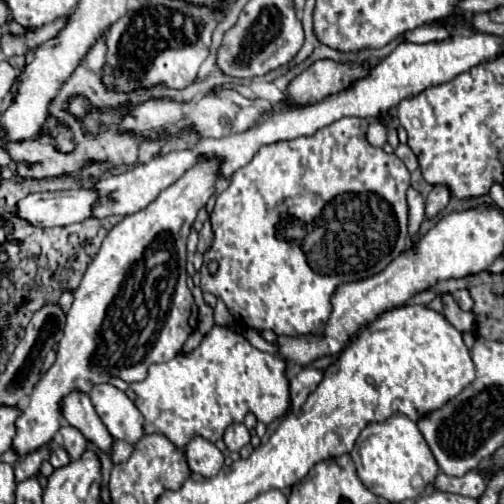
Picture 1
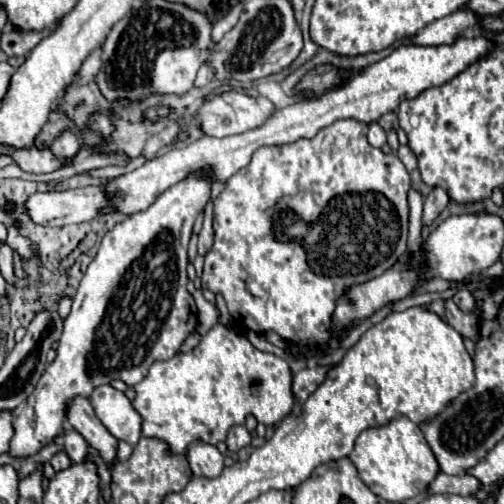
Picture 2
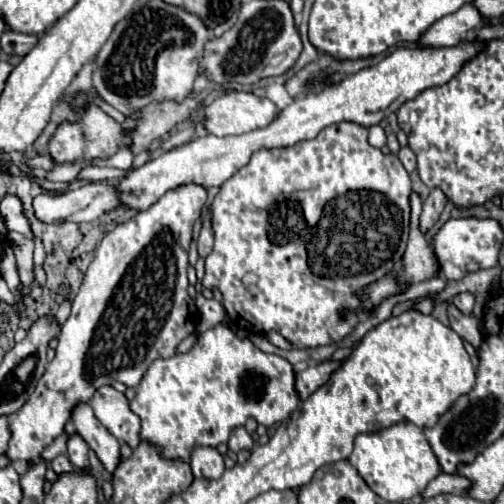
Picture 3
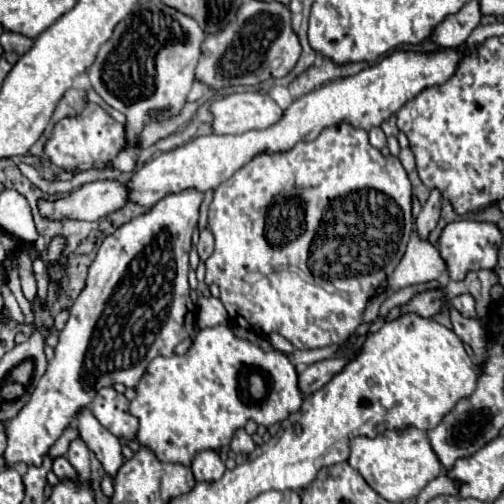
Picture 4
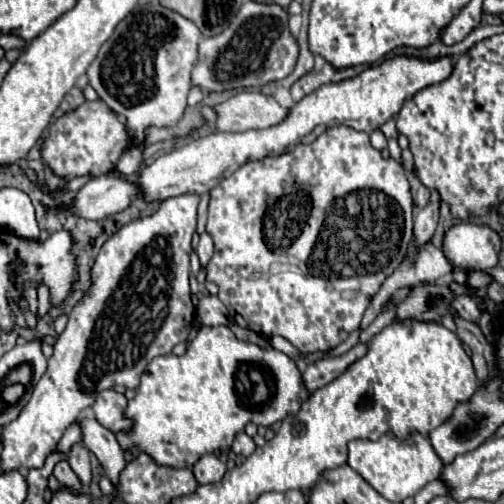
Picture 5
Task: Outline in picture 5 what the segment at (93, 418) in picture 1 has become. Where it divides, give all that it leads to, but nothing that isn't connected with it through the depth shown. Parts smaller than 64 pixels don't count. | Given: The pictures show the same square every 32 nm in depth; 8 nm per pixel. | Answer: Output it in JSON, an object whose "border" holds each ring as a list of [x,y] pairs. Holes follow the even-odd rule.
{"border":[[[80,420],[80,426],[82,426],[82,434],[84,434],[84,446],[88,446],[96,458],[100,460],[102,468],[104,468],[104,474],[110,478],[112,486],[114,486],[114,492],[112,492],[112,498],[116,498],[116,492],[118,492],[118,480],[120,480],[120,472],[124,470],[124,452],[122,448],[118,446],[116,442],[116,436],[114,432],[110,432],[108,428],[104,428],[102,424],[98,424],[96,420]]]}

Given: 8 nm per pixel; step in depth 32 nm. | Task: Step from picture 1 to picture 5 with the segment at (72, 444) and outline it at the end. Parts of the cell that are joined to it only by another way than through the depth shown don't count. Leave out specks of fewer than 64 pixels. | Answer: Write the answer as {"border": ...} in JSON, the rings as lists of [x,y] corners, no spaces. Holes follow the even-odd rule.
{"border":[[[74,444],[72,450],[68,452],[68,464],[70,468],[76,472],[78,480],[82,482],[84,488],[90,486],[92,480],[92,472],[90,472],[90,458],[88,458],[88,448],[84,444]]]}

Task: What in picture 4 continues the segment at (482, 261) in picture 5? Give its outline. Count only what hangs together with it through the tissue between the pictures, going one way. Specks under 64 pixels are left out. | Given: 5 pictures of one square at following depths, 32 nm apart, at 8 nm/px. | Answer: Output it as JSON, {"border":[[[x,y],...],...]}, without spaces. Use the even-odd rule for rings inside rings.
{"border":[[[460,220],[460,222],[448,224],[442,230],[442,236],[440,236],[440,242],[438,242],[438,250],[440,250],[442,258],[446,260],[450,278],[460,282],[464,280],[470,270],[484,270],[484,268],[492,270],[492,268],[496,268],[500,244],[502,244],[502,234],[494,224]]]}

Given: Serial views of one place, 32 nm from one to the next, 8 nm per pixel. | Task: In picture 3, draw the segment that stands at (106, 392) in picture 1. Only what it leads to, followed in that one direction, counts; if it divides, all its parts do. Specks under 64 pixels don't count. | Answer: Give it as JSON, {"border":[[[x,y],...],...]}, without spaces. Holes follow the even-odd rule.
{"border":[[[102,386],[90,400],[90,408],[102,426],[106,426],[120,442],[126,442],[132,450],[136,450],[136,444],[140,444],[140,418],[130,410],[122,392],[112,386]]]}

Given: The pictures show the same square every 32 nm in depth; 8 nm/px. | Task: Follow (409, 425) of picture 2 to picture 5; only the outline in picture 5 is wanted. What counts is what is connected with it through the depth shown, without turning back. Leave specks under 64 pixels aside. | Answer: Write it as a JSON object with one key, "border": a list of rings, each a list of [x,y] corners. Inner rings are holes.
{"border":[[[392,432],[380,436],[378,440],[352,440],[348,444],[348,466],[356,470],[376,492],[380,492],[386,500],[402,502],[406,498],[412,498],[422,490],[428,482],[438,480],[442,474],[442,460],[432,448],[430,440],[422,434],[414,434],[408,440],[402,442]]]}

